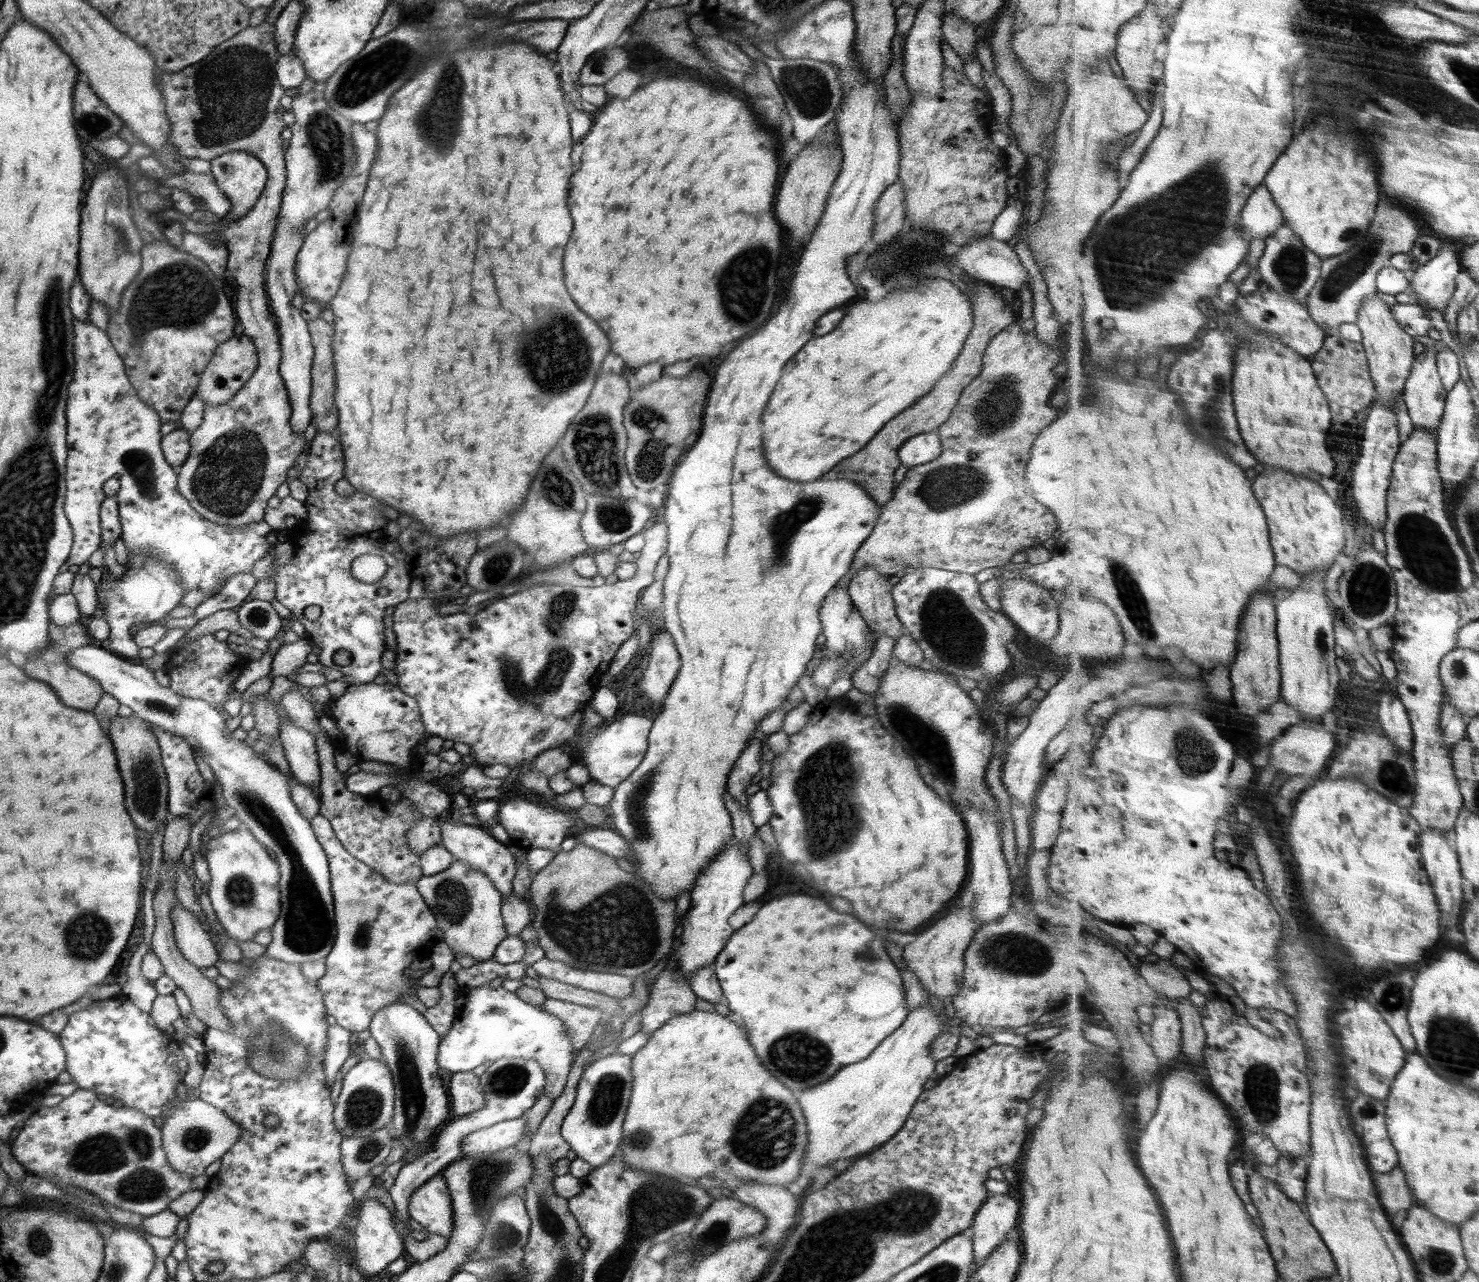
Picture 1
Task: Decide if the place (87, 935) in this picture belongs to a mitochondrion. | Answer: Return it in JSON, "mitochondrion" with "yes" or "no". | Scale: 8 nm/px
{"mitochondrion":"yes"}

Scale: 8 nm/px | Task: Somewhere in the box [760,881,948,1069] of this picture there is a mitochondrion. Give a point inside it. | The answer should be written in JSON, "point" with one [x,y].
{"point":[866,954]}

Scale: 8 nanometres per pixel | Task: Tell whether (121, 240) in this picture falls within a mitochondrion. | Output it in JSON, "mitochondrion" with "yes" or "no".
{"mitochondrion":"yes"}

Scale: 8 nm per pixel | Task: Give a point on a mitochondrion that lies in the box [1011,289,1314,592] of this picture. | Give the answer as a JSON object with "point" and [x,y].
{"point":[1209,415]}

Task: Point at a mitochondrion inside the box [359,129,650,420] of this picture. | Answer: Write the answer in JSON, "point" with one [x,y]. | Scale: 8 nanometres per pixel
{"point":[557,355]}

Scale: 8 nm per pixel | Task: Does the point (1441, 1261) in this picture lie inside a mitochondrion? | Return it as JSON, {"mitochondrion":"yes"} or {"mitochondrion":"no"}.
{"mitochondrion":"yes"}

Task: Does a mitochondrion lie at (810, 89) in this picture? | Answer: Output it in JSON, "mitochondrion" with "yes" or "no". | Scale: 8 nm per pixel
{"mitochondrion":"yes"}

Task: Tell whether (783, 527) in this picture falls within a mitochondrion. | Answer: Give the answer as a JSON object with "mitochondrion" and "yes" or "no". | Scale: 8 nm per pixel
{"mitochondrion":"yes"}

